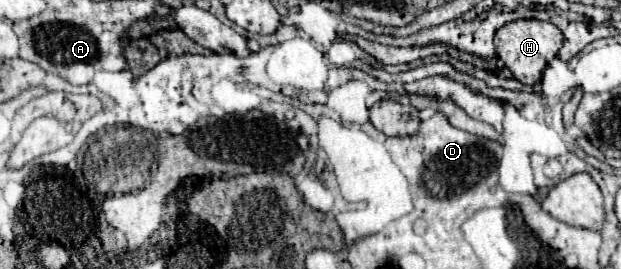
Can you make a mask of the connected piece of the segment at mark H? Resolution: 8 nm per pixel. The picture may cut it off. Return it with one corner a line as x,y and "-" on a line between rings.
516,19
500,27
494,35
494,45
496,45
496,55
504,61
504,65
512,71
512,77
518,79
524,85
534,85
540,81
544,67
548,65
550,59
554,59
564,43
562,31
552,25
550,21
540,21
540,19

